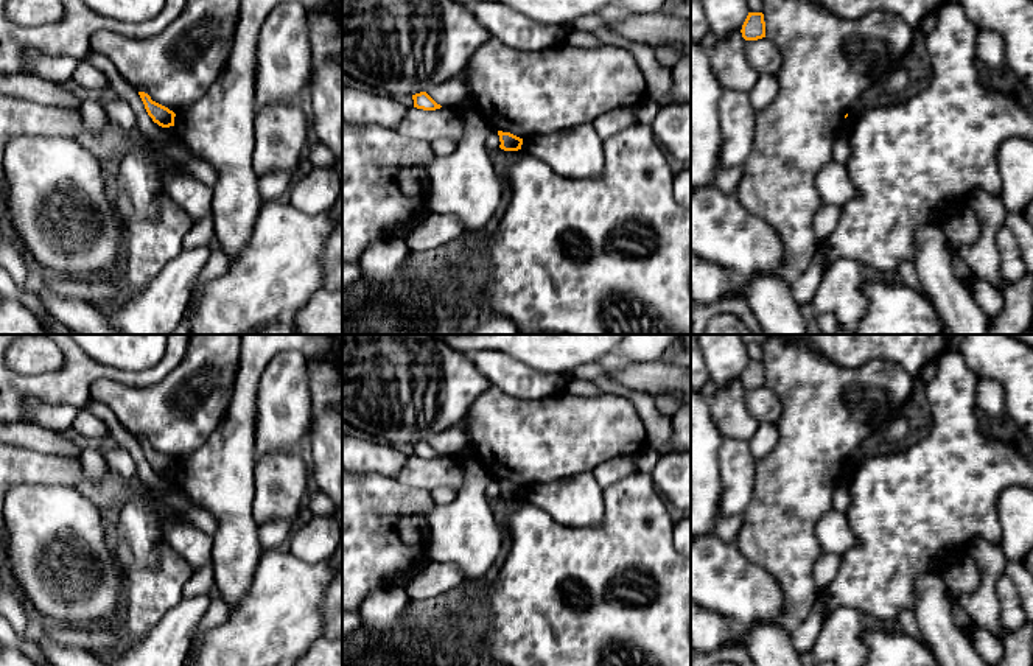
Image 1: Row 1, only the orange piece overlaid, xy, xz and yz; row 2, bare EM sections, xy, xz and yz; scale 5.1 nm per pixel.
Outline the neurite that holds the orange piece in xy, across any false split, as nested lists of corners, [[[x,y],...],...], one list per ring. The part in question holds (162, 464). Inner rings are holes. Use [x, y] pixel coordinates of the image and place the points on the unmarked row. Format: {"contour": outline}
{"contour": [[[138,440],[138,443],[145,453],[148,464],[152,467],[154,471],[157,471],[162,476],[174,475],[176,462],[173,459],[152,450],[151,445],[145,440]]]}

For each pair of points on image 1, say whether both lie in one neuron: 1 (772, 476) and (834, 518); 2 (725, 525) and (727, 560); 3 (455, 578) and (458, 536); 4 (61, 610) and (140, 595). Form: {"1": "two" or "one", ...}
{"1": "two", "2": "two", "3": "two", "4": "two"}

